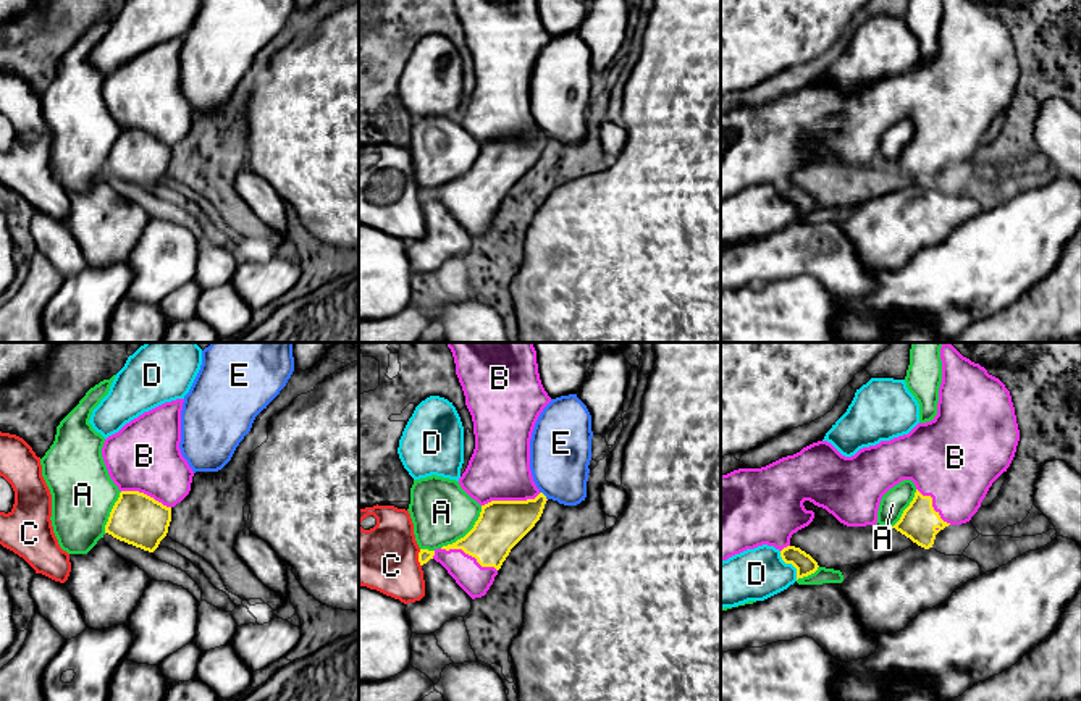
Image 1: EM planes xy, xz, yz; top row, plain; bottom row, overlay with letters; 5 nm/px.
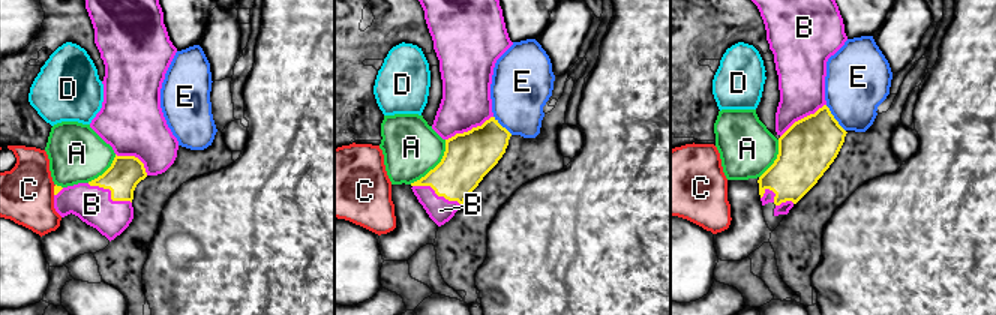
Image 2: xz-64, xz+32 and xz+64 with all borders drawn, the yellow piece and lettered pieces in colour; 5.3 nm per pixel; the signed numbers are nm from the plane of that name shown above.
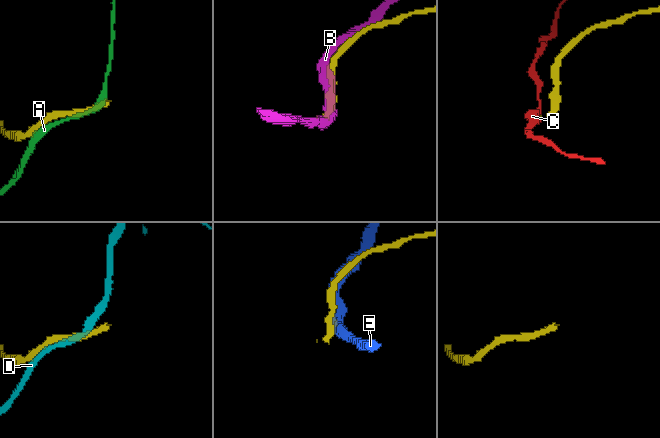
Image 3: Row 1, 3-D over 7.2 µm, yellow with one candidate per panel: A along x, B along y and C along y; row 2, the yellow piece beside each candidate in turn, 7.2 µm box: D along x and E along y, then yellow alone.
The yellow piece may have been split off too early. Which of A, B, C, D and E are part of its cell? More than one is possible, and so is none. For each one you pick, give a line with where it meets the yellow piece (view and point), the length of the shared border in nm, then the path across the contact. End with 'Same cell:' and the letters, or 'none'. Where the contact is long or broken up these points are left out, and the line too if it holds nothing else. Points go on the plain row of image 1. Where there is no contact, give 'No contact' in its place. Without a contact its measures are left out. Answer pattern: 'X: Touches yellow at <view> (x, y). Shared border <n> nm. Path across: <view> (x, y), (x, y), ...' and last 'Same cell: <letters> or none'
B: Touches yellow at xz (511, 139). Shared border 300 nm
Same cell: B

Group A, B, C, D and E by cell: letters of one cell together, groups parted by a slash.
A / B / C / D / E

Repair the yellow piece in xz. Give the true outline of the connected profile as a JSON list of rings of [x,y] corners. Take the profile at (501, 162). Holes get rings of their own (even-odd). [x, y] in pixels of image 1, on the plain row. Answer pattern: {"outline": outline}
{"outline": [[[536,0],[454,2],[475,73],[475,87],[459,123],[482,144],[482,150],[464,176],[435,189],[420,187],[419,200],[423,204],[435,197],[475,237],[486,233],[511,187],[543,152],[548,137],[532,115],[530,78],[535,61],[551,36],[541,23]]]}

